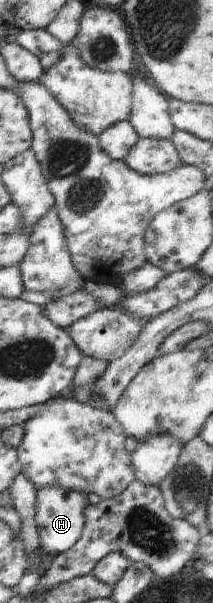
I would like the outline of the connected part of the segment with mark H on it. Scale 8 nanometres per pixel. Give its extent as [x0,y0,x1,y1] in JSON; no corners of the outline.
[36,485,88,555]

